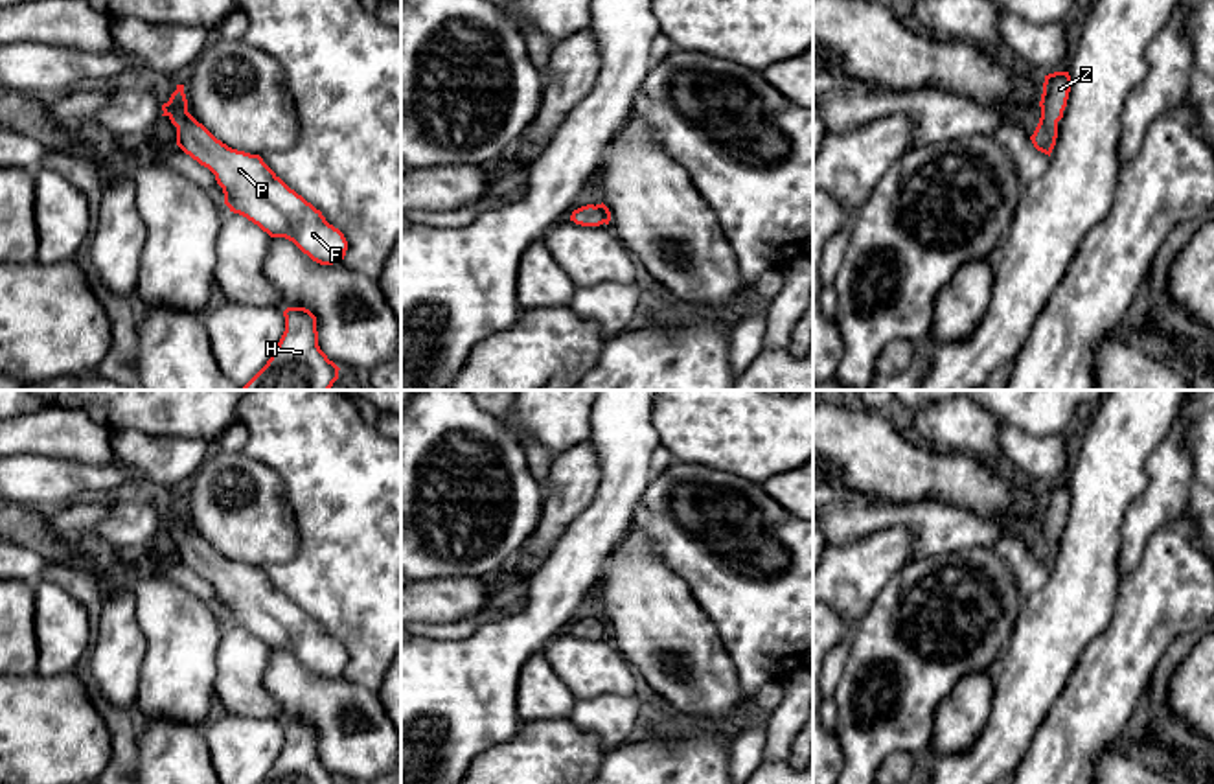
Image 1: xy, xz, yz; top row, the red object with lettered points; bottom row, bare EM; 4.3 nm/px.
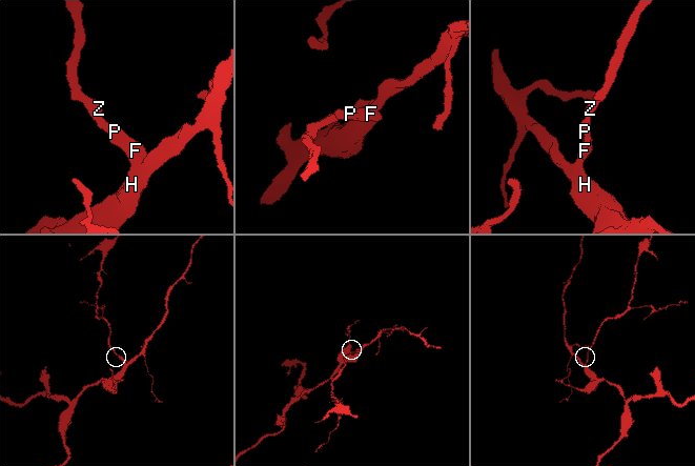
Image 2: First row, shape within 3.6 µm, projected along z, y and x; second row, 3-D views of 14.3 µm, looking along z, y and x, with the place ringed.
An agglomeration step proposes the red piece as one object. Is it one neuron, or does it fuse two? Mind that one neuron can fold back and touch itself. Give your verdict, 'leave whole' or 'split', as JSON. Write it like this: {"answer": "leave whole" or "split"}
{"answer": "leave whole"}

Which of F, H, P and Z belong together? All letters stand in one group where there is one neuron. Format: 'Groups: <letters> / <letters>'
Groups: F H P Z

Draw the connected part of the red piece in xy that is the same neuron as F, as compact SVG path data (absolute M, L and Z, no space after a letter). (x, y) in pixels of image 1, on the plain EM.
M177 497L162 523L177 539L177 558L215 587L230 624L246 629L270 650L292 653L320 677L342 675L348 663L344 646L291 602L259 567L228 559L199 536L188 525L184 497Z

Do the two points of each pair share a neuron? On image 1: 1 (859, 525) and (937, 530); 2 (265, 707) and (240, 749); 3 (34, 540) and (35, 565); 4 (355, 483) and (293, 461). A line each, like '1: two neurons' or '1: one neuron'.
1: one neuron
2: two neurons
3: two neurons
4: one neuron

